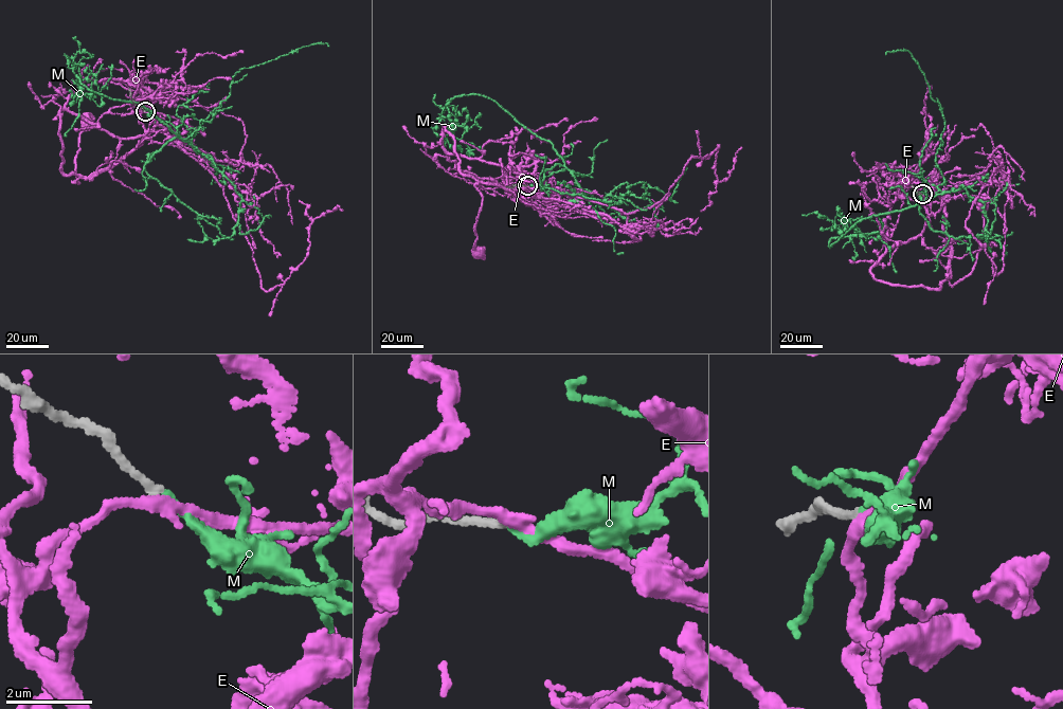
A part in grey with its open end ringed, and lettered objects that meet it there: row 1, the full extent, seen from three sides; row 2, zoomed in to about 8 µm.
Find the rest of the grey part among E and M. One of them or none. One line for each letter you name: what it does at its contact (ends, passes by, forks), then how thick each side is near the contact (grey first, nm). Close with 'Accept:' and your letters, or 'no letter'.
M: it ends there; 180 nm thick on the grey side, 170 nm on the other
Accept: M

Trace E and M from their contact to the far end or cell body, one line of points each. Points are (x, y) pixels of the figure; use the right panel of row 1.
E: (922, 194), (928, 216), (923, 242), (935, 250), (948, 267), (952, 286), (975, 264), (984, 223), (982, 204)
M: (922, 194), (922, 202), (915, 205), (859, 220), (829, 248), (830, 239), (869, 234), (848, 228), (839, 210)

